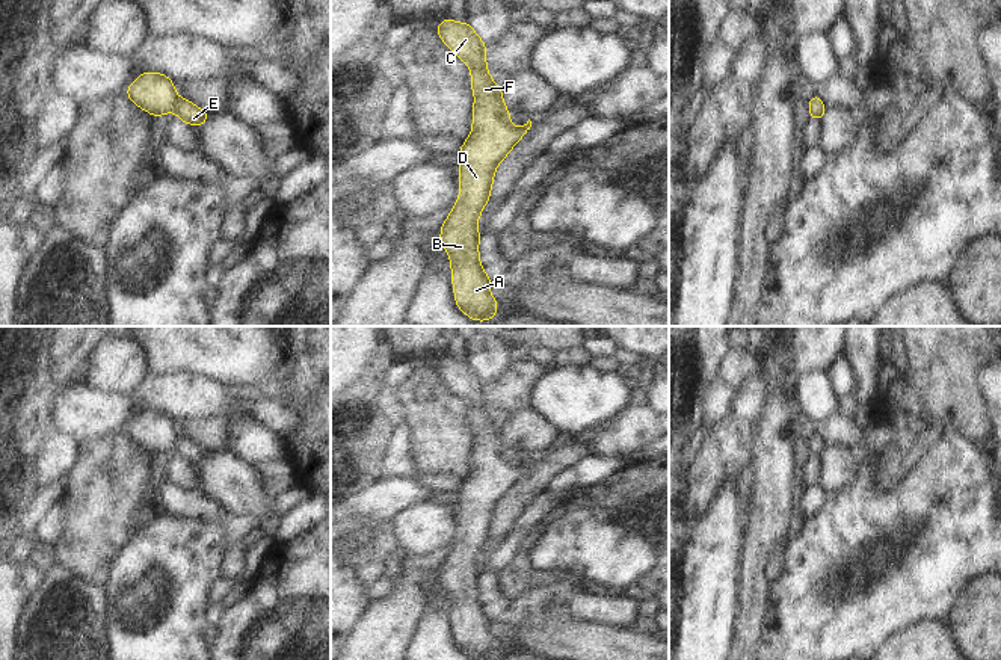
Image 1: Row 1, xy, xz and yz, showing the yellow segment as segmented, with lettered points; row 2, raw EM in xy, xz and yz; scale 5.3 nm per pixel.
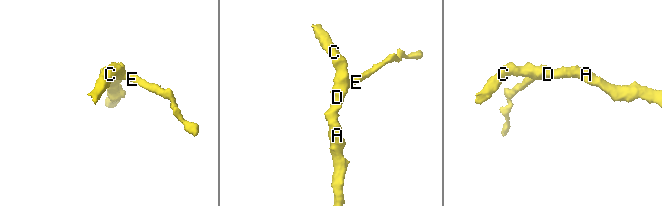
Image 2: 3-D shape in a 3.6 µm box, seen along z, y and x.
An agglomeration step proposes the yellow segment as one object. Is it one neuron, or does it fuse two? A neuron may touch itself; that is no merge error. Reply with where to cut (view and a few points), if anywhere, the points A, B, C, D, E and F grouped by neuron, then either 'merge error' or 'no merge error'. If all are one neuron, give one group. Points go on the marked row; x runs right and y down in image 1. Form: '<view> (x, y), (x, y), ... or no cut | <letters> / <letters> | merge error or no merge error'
no cut | A B C D E F | no merge error

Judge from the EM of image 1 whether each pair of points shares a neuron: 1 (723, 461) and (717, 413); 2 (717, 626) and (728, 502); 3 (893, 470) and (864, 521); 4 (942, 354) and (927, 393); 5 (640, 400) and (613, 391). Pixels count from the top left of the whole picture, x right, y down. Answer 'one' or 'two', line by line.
1: two
2: one
3: two
4: one
5: two

